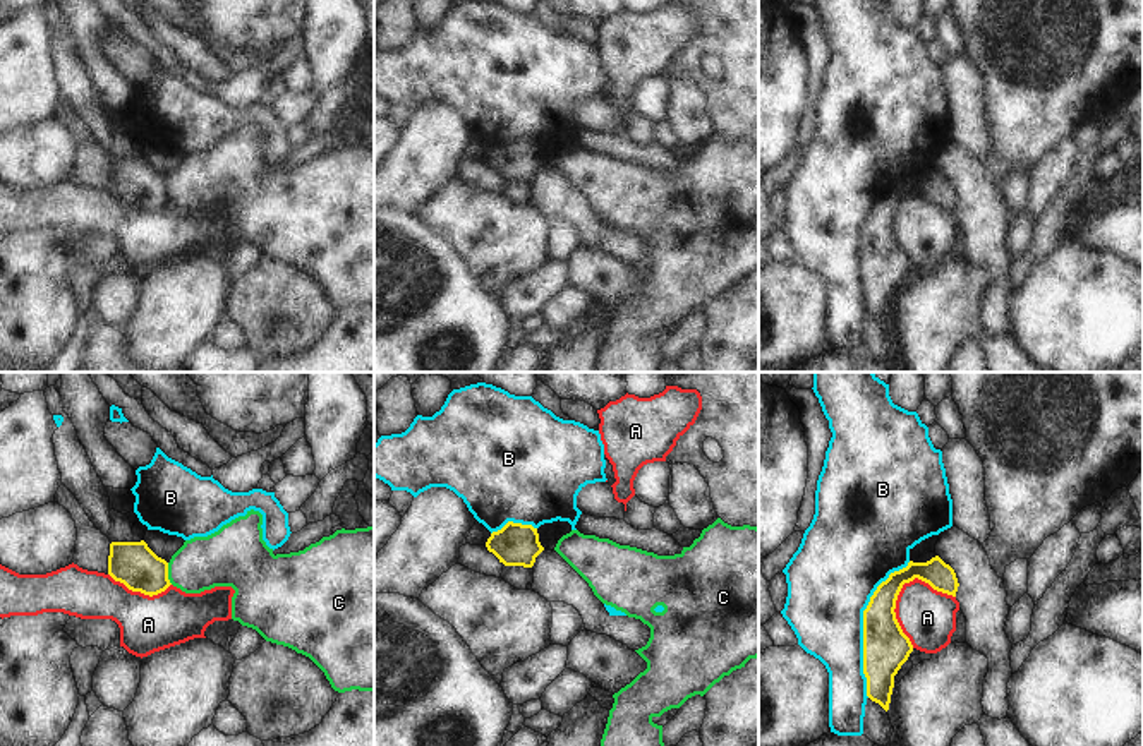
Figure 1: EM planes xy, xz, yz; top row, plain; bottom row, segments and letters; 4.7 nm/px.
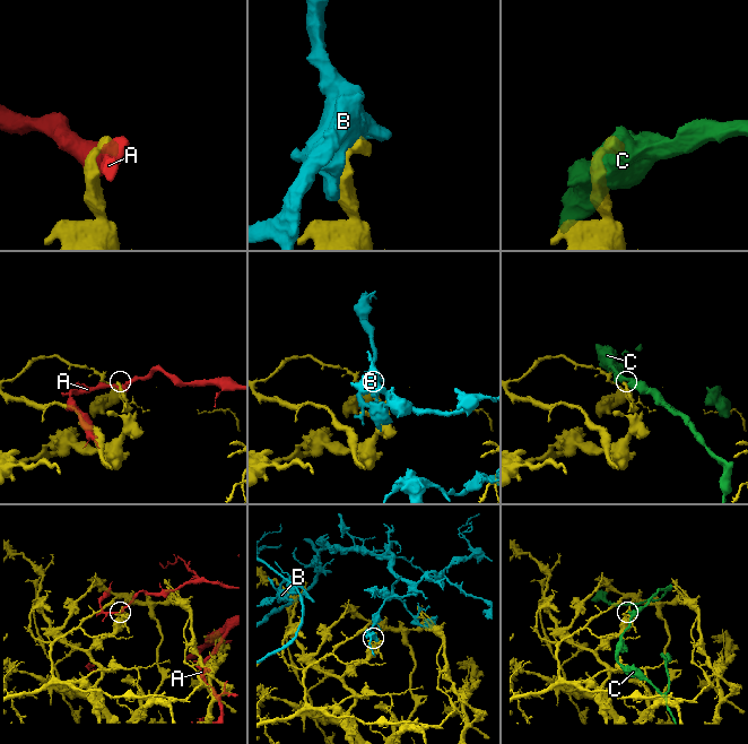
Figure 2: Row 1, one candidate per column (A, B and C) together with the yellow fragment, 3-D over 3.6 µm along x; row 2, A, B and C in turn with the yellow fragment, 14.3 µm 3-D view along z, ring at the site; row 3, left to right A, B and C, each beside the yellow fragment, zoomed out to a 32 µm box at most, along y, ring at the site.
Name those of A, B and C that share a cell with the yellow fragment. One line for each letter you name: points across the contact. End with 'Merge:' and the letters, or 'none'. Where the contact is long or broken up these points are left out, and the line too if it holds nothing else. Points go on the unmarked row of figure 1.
Merge: none

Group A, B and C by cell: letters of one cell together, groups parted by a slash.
A / B / C

